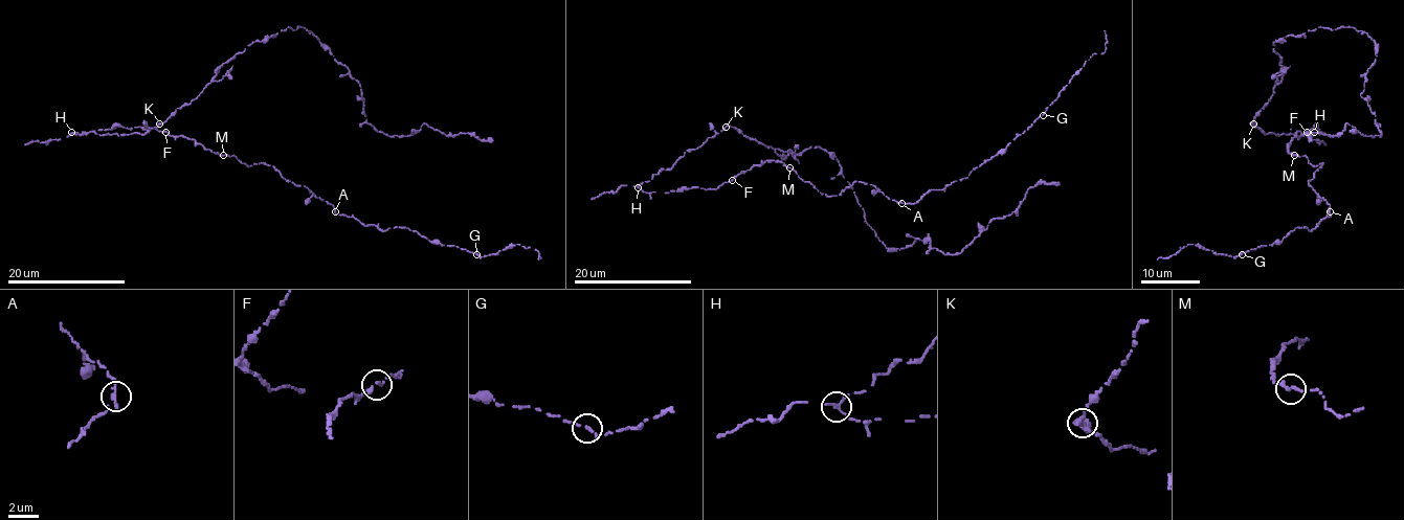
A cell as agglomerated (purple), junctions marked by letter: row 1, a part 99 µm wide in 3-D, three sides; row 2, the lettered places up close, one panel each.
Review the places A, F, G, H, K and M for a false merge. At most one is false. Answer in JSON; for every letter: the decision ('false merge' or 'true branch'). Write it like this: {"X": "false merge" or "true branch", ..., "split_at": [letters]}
{"A": "true branch", "F": "true branch", "G": "true branch", "H": "true branch", "K": "true branch", "M": "true branch", "split_at": []}

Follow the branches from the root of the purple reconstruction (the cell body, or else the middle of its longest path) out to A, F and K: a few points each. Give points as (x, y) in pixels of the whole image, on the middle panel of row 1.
A: (642, 182), (640, 188), (647, 193), (707, 189), (764, 160), (778, 160), (828, 196), (861, 181), (901, 203)
F: (642, 182), (640, 188), (647, 193), (669, 193), (694, 187), (716, 188), (732, 180)
K: (642, 182), (649, 181), (662, 170), (669, 170), (687, 151), (698, 148), (727, 127)

